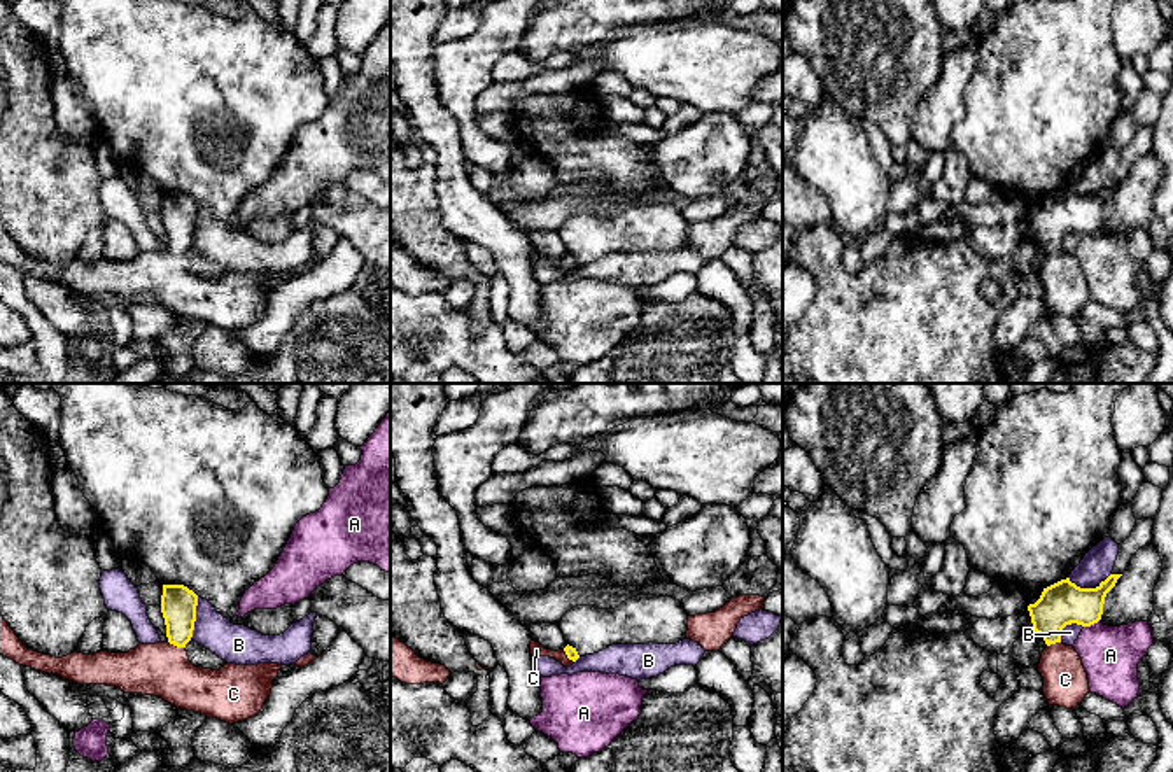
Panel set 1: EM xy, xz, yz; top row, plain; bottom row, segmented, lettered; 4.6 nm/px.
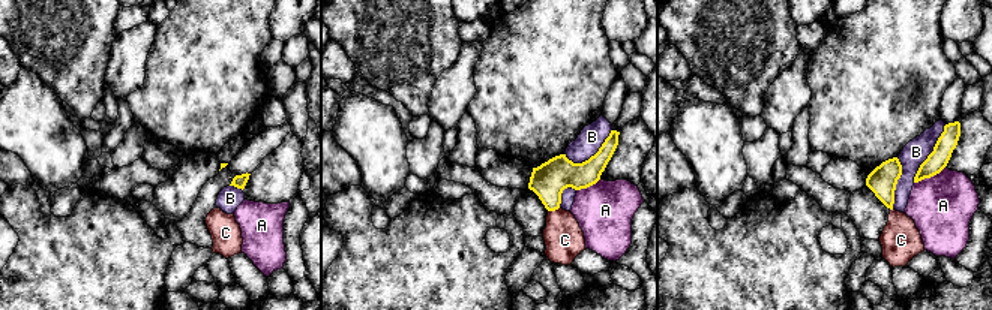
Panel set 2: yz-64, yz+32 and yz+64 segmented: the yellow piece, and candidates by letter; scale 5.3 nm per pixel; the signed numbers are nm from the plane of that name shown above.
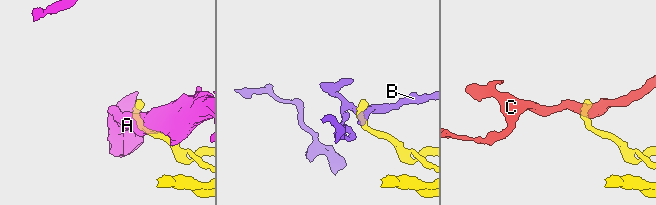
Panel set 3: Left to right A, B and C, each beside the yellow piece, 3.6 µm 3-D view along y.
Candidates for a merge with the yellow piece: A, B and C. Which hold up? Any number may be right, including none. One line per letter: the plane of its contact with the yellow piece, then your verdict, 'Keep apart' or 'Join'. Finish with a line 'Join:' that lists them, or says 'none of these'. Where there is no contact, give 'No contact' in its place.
A: Touches yellow in yz. Keep apart
B: Touches yellow in xy. Keep apart
C: Touches yellow in xy. Keep apart
Join: none of these

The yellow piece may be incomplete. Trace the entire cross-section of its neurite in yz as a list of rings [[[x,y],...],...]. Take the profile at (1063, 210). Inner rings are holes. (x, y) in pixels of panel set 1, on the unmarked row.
[[[1110,182],[1096,196],[1080,196],[1070,186],[1043,196],[1040,207],[1028,214],[1033,238],[1050,254],[1061,250],[1061,240],[1066,233],[1091,235],[1098,231],[1105,205],[1120,184]]]

